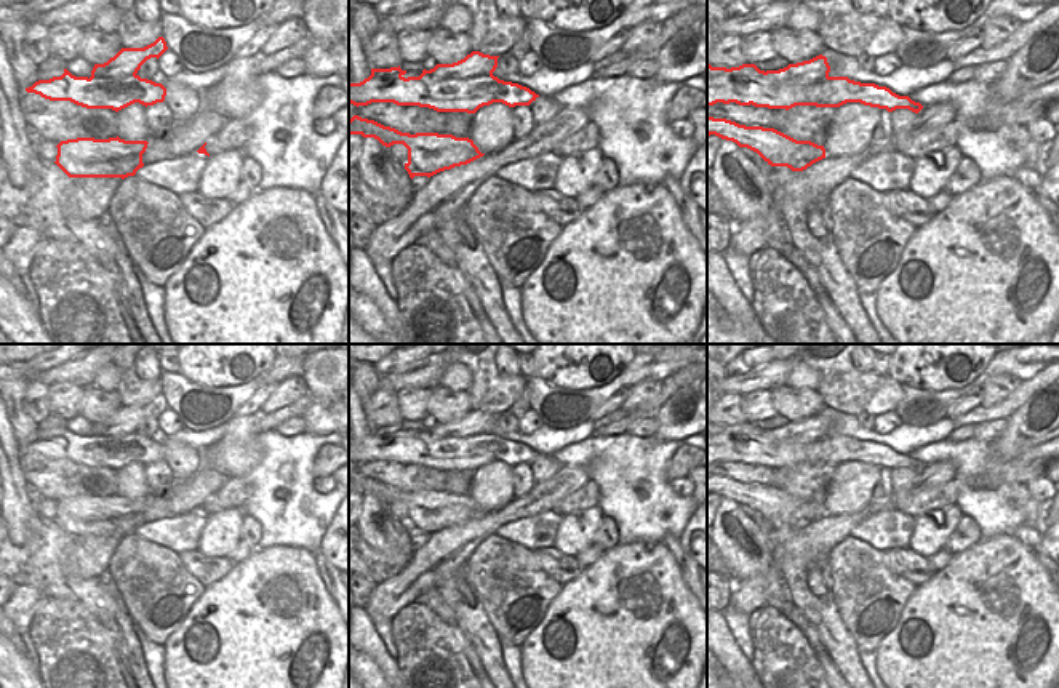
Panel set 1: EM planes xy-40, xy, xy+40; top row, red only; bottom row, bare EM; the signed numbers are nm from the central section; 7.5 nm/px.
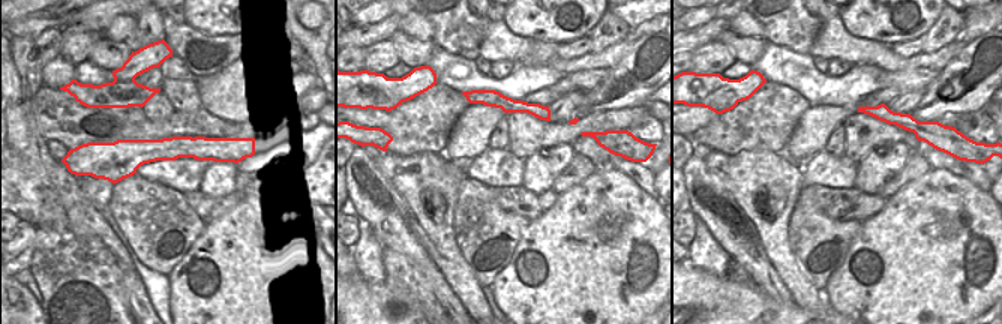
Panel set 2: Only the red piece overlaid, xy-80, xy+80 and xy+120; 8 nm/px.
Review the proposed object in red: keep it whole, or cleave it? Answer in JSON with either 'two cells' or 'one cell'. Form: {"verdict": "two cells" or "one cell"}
{"verdict": "two cells"}

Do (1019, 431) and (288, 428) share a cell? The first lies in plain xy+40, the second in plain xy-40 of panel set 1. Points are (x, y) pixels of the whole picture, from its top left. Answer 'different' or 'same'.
different

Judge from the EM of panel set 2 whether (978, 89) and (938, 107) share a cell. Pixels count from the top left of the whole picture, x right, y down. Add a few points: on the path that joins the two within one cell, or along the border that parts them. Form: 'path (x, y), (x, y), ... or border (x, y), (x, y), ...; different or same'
path (968, 93), (960, 101), (948, 104); same

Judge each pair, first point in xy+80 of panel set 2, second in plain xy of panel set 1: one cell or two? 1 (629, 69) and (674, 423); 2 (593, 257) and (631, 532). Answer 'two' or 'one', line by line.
1: one
2: two

